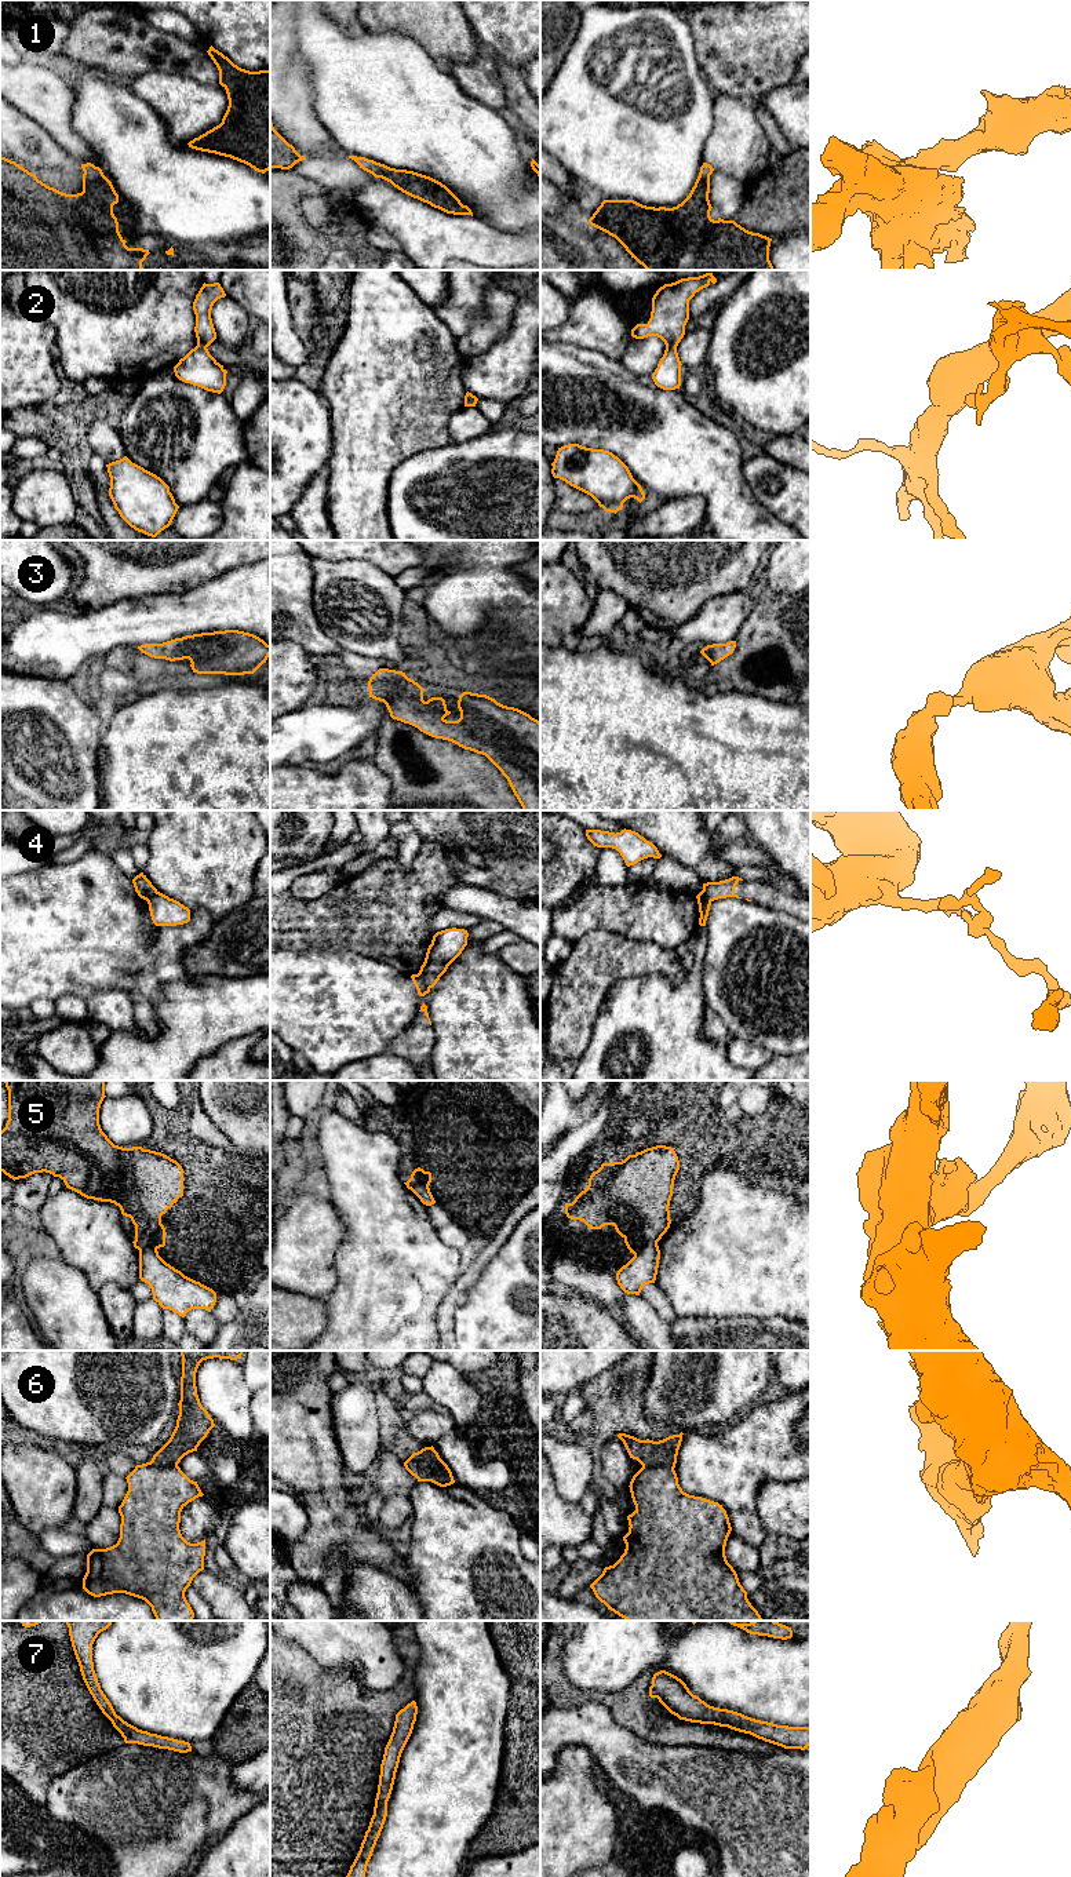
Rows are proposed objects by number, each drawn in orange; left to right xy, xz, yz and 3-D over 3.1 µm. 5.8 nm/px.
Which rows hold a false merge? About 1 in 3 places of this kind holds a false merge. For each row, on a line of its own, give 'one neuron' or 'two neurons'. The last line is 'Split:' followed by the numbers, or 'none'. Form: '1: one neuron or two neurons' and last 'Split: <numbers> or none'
1: one neuron
2: two neurons
3: one neuron
4: two neurons
5: two neurons
6: two neurons
7: one neuron
Split: 2, 4, 5, 6

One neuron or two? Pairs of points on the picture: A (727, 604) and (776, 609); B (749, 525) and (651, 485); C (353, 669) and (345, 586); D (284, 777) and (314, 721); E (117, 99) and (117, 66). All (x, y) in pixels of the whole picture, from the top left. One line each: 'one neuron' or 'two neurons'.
A: two neurons
B: one neuron
C: two neurons
D: two neurons
E: two neurons

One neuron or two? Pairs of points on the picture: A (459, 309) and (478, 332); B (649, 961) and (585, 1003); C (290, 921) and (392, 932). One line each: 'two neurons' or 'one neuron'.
A: two neurons
B: one neuron
C: one neuron

